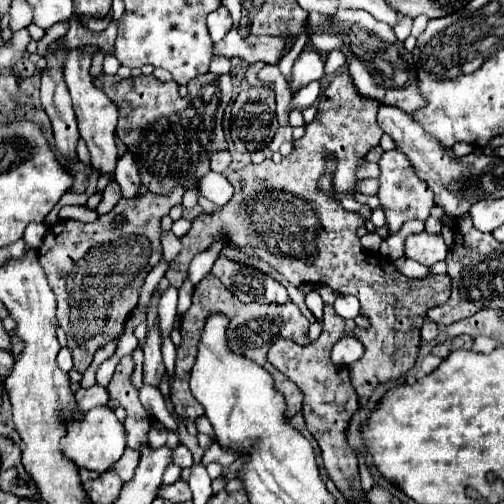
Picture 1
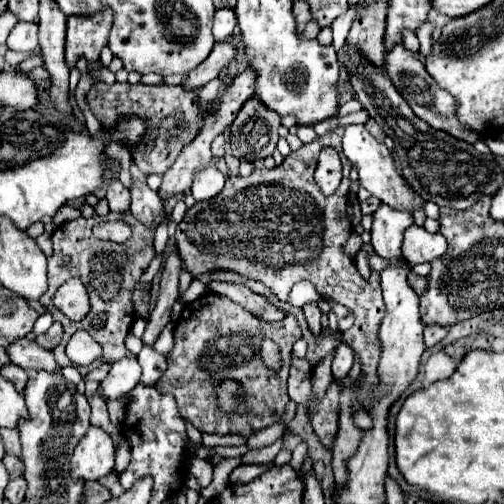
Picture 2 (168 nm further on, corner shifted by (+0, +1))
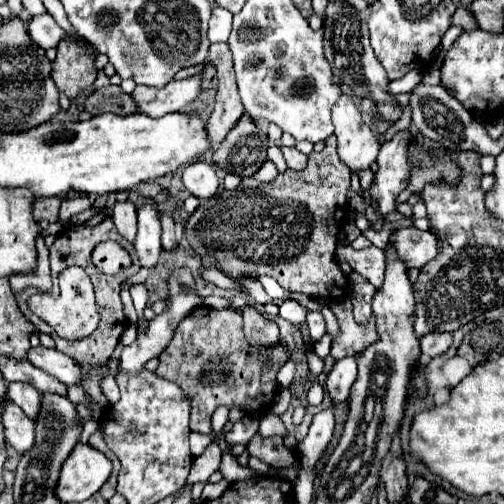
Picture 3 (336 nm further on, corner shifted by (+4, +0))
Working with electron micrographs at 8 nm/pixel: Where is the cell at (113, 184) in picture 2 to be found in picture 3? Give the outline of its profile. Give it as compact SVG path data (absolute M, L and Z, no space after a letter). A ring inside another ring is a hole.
M117 201L113 207L113 223L117 225L117 231L133 243L137 233L137 213L135 203L131 201Z

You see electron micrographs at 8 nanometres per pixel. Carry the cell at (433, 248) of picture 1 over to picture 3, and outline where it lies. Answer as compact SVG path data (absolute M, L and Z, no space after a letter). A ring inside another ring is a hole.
M401 227L393 233L399 259L411 269L421 269L437 255L437 237L431 231L419 231L417 227Z

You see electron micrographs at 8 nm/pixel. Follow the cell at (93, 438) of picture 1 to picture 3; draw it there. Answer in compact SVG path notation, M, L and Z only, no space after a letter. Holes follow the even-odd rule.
M77 443L61 467L57 499L61 503L85 501L101 489L111 475L111 461L89 443Z

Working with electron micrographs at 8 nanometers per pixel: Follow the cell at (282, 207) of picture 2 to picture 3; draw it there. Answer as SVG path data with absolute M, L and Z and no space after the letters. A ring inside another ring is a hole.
M331 135L331 137L327 139L325 149L323 149L321 153L311 153L311 155L309 155L307 167L305 167L303 171L287 169L285 173L279 173L271 183L261 183L261 181L257 181L255 177L247 177L247 179L241 181L241 185L239 185L237 189L233 189L233 191L223 189L221 193L217 193L217 195L213 195L211 199L203 201L203 203L191 213L191 217L189 217L187 223L185 223L187 241L189 241L191 249L193 249L193 253L197 253L199 257L203 257L203 255L217 257L219 269L221 269L227 277L231 277L231 279L235 281L235 285L243 287L243 291L247 291L245 283L243 283L245 279L259 279L261 275L269 275L269 277L277 279L279 285L281 285L283 289L287 289L287 291L299 291L299 293L305 293L305 295L325 297L325 299L331 297L329 301L335 301L335 299L337 299L337 289L339 289L339 299L345 299L345 297L349 295L349 279L343 275L343 271L341 271L341 267L339 267L339 263L337 263L337 259L335 259L335 247L337 247L337 233L341 233L341 223L343 223L343 217L345 217L345 213L347 213L349 177L351 177L351 171L339 161L339 157L337 157L337 139L335 139L335 135Z

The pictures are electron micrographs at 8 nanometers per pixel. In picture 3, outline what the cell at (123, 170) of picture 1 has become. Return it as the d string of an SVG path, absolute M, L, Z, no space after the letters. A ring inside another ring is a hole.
M153 203L137 207L137 237L135 251L143 267L153 267L161 253L161 211Z

